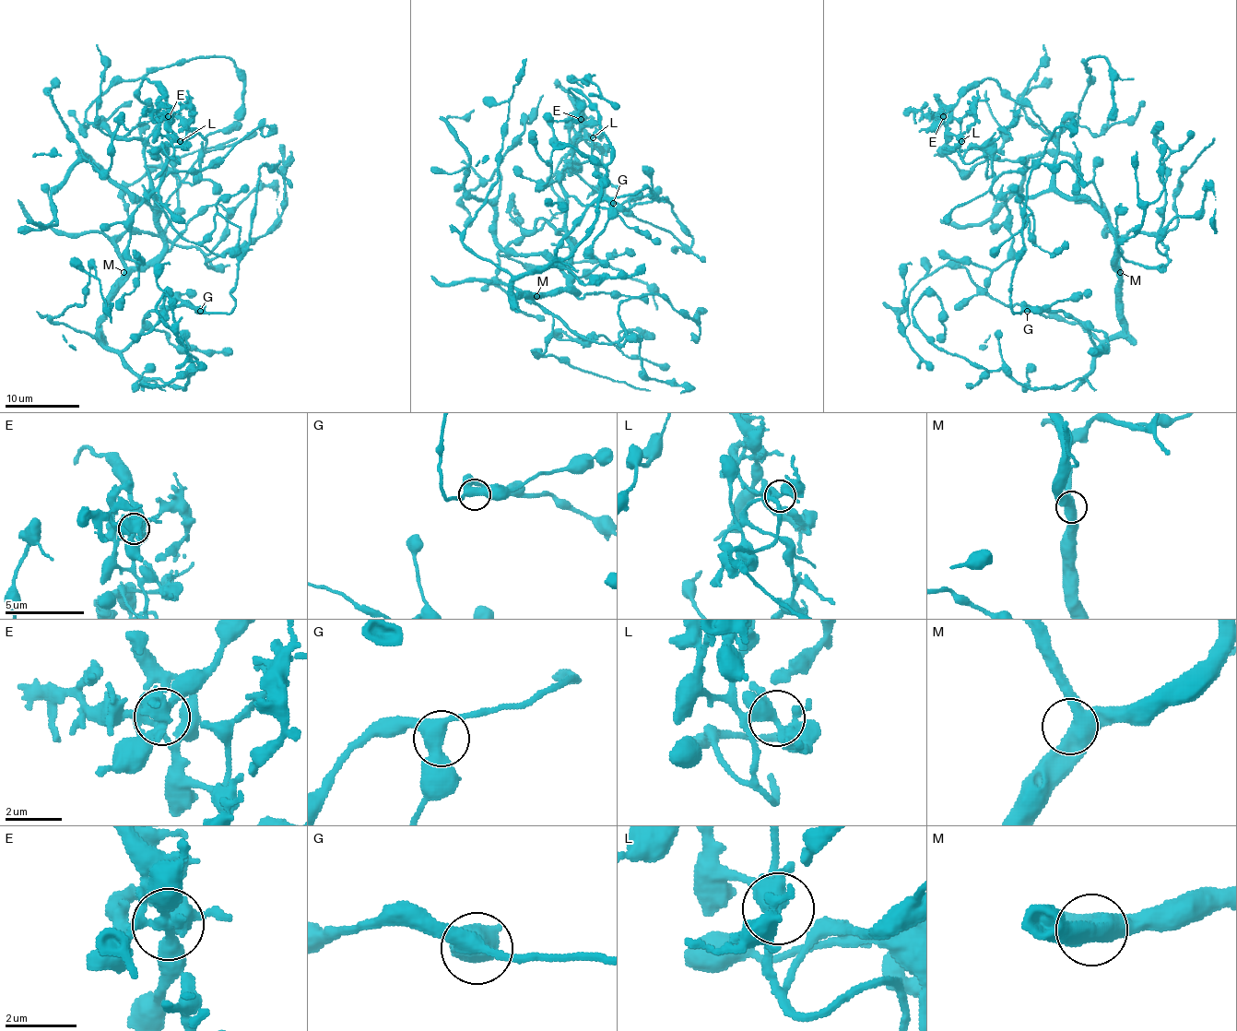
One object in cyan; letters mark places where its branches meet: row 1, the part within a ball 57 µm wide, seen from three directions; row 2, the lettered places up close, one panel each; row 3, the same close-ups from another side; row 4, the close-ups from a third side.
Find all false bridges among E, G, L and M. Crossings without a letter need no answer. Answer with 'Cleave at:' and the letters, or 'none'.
Cleave at: E

